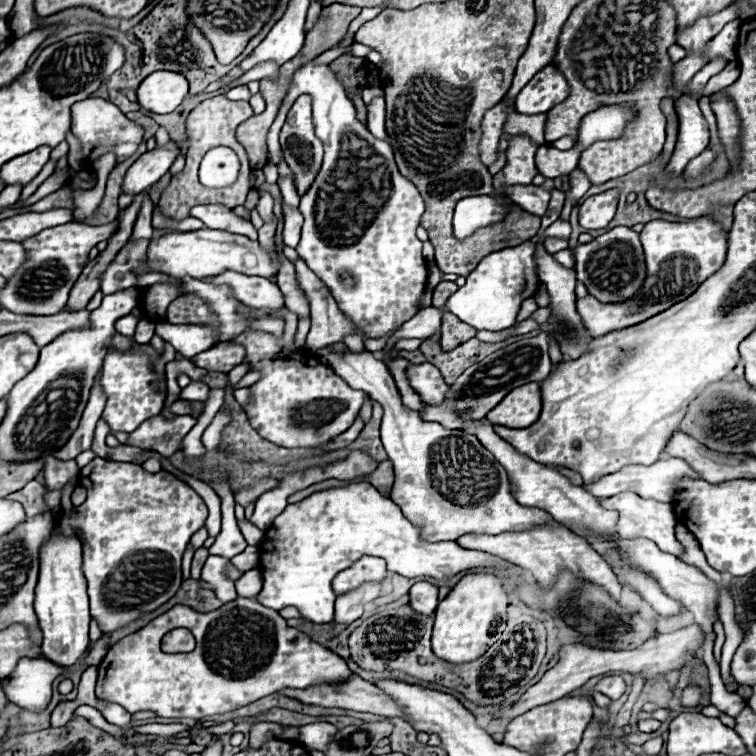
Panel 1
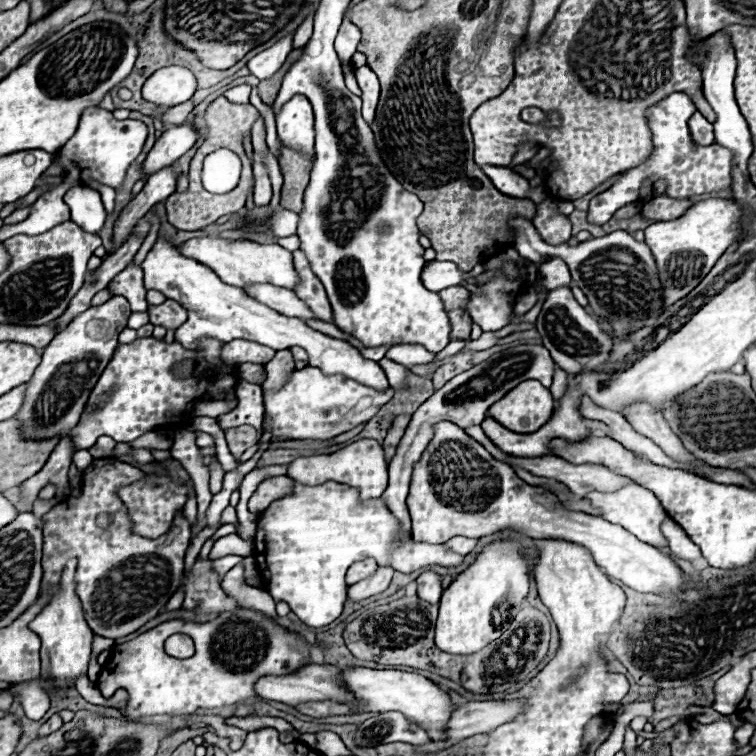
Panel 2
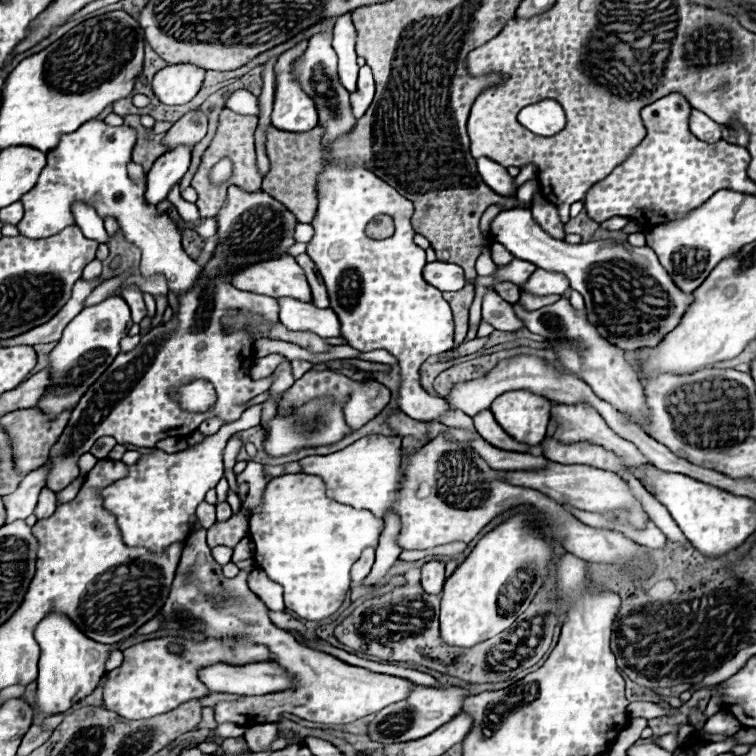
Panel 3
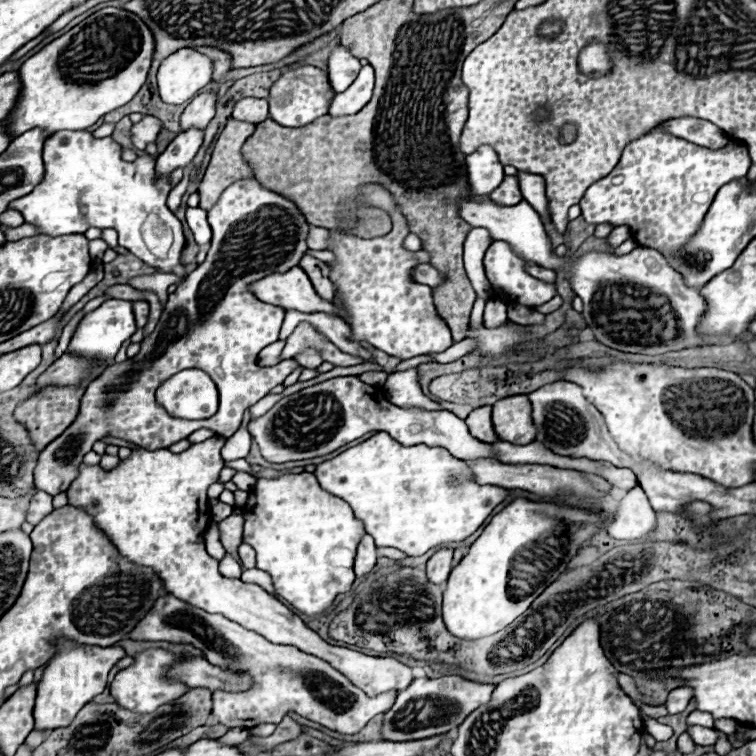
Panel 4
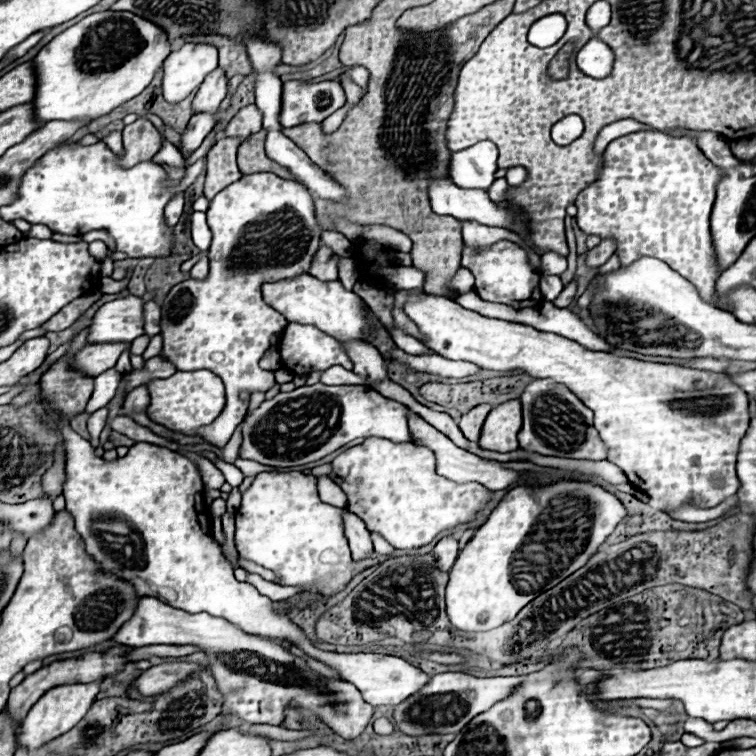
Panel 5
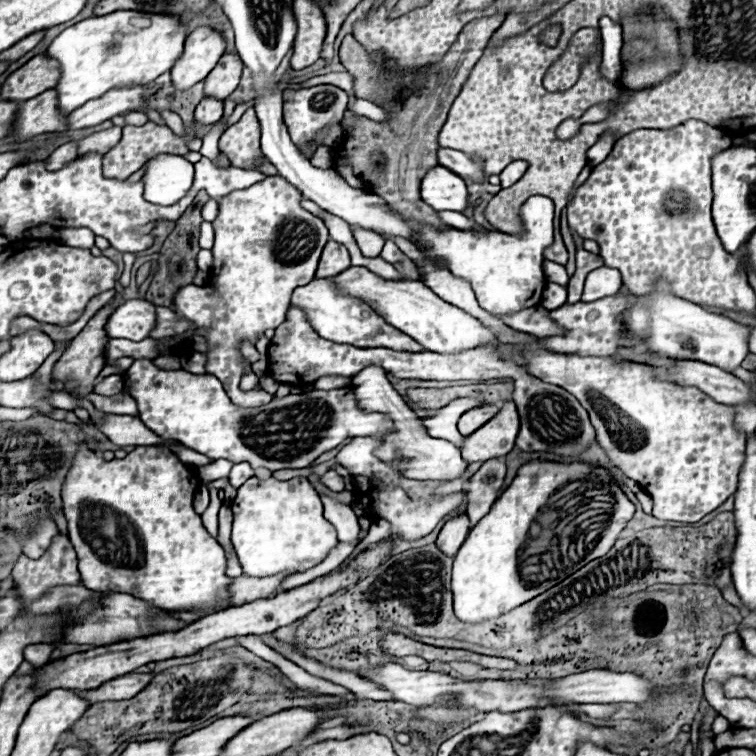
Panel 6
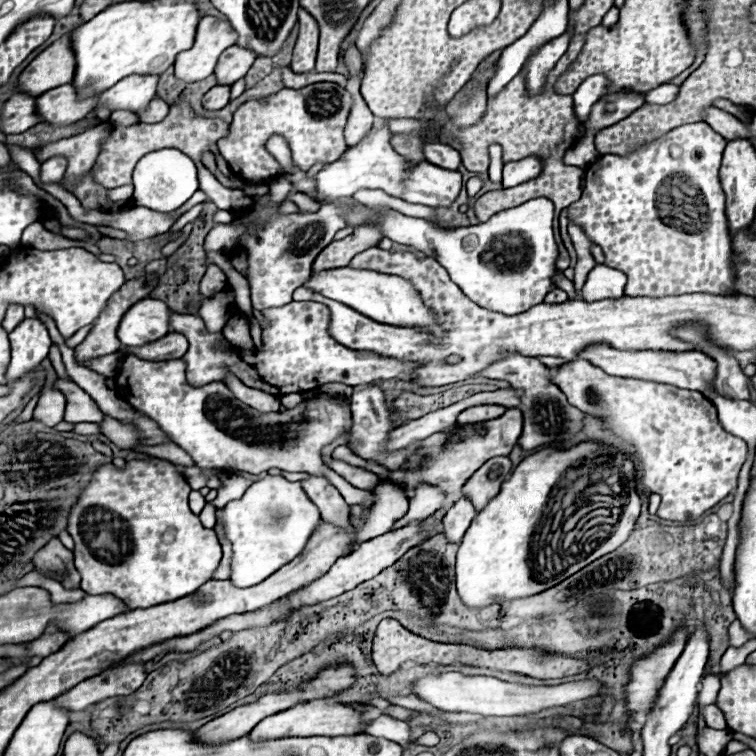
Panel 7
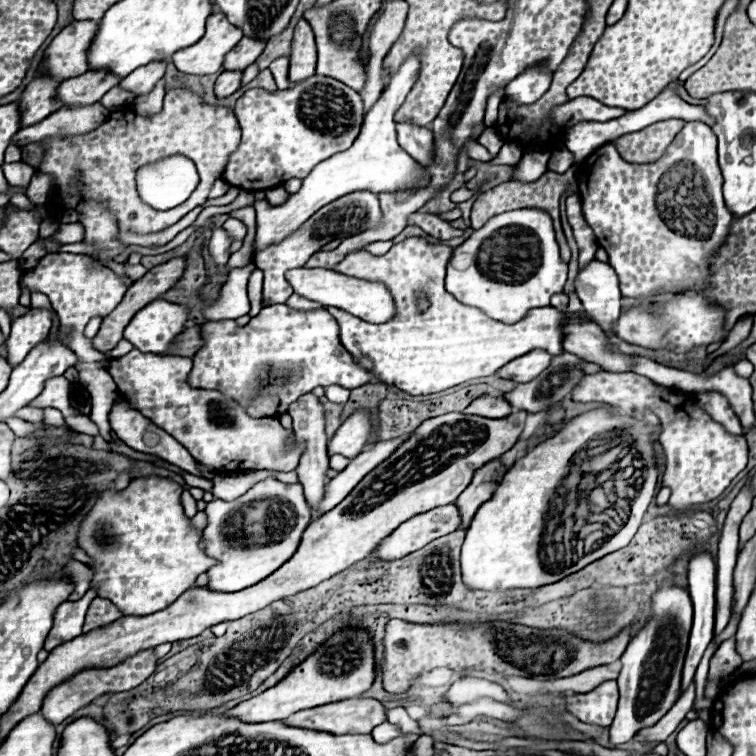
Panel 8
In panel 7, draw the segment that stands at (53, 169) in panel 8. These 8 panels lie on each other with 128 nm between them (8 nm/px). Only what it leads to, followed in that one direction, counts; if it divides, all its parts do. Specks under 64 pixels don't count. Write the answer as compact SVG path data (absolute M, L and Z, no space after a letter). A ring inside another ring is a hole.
M174 104L174 106L170 106L168 118L162 122L156 122L156 124L140 122L136 126L114 128L110 138L106 138L102 144L100 156L96 160L96 170L92 168L94 180L98 184L104 184L106 188L118 188L118 186L130 184L136 162L144 154L162 150L162 148L178 148L192 160L200 160L202 152L212 150L212 144L216 144L220 138L224 138L228 134L228 128L230 126L226 122L222 122L220 118L200 118L190 110L188 104Z

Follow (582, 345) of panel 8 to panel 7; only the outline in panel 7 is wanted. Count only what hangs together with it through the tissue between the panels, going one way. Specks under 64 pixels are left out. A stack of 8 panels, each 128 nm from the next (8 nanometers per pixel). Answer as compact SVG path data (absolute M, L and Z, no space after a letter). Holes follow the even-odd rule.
M596 344L592 348L584 348L580 358L590 360L592 364L600 366L604 372L612 376L624 376L624 378L640 378L640 380L652 380L660 384L670 384L684 390L696 390L702 394L716 392L712 382L716 380L716 362L702 352L664 352L664 350L648 350L648 352L630 352L630 350L616 350L608 348L606 344Z

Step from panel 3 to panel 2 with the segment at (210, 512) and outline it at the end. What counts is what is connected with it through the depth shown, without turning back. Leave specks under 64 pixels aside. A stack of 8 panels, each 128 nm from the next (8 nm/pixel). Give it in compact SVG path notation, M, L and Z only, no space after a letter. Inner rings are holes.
M178 430L174 434L174 444L170 452L172 452L172 458L184 466L196 490L198 520L196 520L196 526L192 528L192 538L196 538L196 534L200 534L206 528L206 510L212 500L210 488L208 488L208 478L210 478L208 468L204 466L204 456L200 448L196 446L196 434L182 434L182 430Z

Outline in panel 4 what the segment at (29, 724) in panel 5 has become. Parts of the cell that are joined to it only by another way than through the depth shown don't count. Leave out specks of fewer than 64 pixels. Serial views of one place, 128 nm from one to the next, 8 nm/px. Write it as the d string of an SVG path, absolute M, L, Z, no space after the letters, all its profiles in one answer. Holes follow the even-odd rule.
M66 638L56 640L54 648L56 652L48 660L48 666L44 668L44 674L38 682L38 694L34 706L34 720L38 730L54 730L68 726L84 704L88 704L94 696L104 692L106 674L122 656L126 656L122 646L100 648L90 644L76 644Z

